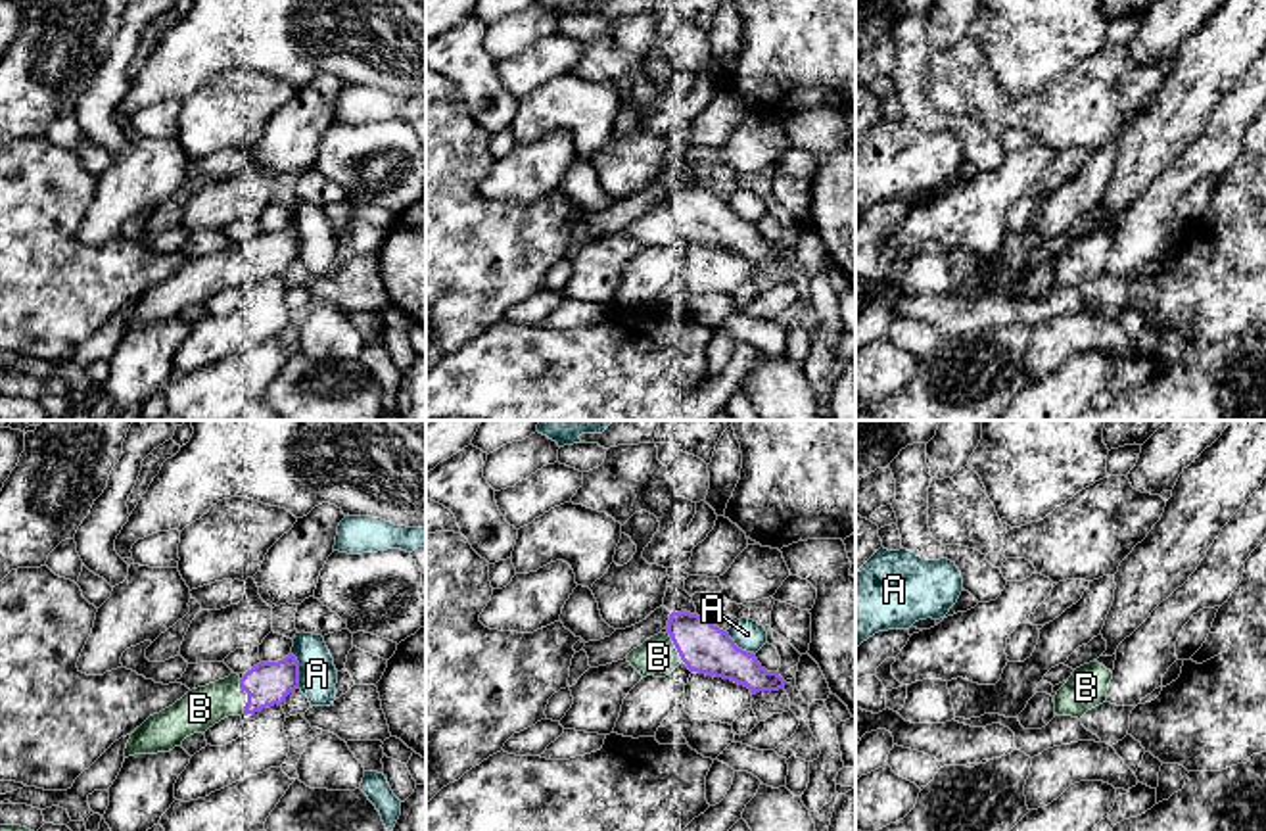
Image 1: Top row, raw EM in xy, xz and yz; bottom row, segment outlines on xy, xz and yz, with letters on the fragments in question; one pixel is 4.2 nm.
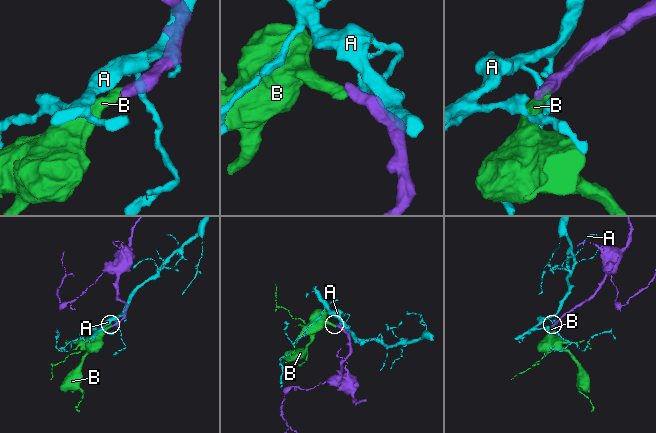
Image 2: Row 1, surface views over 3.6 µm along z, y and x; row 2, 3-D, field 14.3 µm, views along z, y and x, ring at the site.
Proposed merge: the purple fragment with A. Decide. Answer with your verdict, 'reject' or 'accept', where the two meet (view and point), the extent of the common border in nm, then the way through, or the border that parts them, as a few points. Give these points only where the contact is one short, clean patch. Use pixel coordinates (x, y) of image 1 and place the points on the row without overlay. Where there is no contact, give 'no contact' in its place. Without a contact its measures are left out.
reject | xy (298, 240) | 160 nm | along xy (290, 223), (298, 233), (300, 258)

